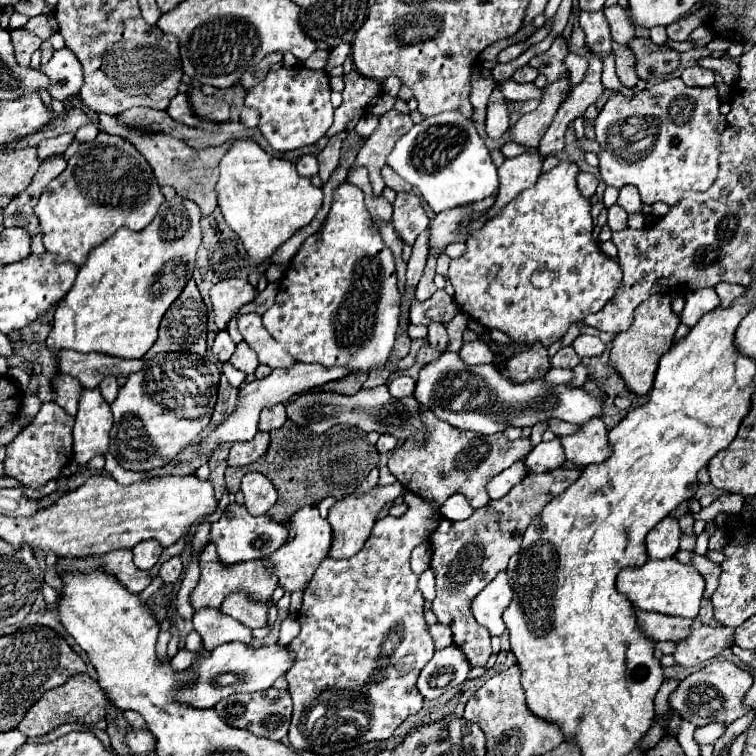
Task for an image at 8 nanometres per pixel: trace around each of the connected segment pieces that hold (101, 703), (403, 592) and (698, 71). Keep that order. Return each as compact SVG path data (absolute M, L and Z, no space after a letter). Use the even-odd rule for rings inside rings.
M76 675L70 677L64 685L48 691L42 695L42 699L26 713L24 721L20 723L20 731L26 737L40 737L46 735L50 731L54 731L56 727L64 725L64 723L82 723L82 725L94 725L100 719L108 719L108 707L110 701L106 697L106 693L102 691L102 687L98 685L98 681L90 679L88 675Z
M411 491L405 492L404 500L408 511L402 517L388 515L376 521L372 537L354 557L324 559L304 589L304 603L298 615L302 631L288 645L296 653L296 661L286 673L294 701L288 739L298 751L342 753L366 741L390 739L406 717L422 709L416 677L432 659L434 641L424 621L424 597L418 589L418 575L410 569L410 553L416 545L428 541L442 515Z
M694 65L682 73L682 81L688 87L712 87L714 85L714 71L704 69L700 65Z

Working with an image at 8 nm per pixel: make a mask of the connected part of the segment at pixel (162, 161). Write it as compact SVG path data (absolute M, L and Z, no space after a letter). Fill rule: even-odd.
M100 115L98 117L98 125L100 131L110 133L110 135L118 135L128 139L132 145L136 145L136 149L144 155L144 159L150 163L150 167L154 169L154 175L158 179L160 185L172 185L176 189L176 193L184 199L194 201L200 211L202 217L208 217L214 209L216 209L216 165L220 161L220 157L228 151L228 143L222 143L218 147L208 147L208 149L192 149L188 147L184 141L176 139L176 137L168 137L166 133L136 133L136 129L128 129L128 125L124 125L122 121L118 121L118 117L112 115Z

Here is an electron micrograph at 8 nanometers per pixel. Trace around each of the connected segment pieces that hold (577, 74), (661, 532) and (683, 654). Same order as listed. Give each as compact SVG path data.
M570 53L570 55L564 59L564 63L568 65L570 79L572 79L572 87L574 87L574 85L578 85L578 83L584 79L584 75L586 75L588 59L586 59L586 57L582 57L582 55L574 55L574 53Z
M674 517L662 519L646 537L646 553L650 559L668 559L678 551L682 531Z
M696 617L690 637L678 643L678 649L674 653L676 663L682 667L694 667L718 657L724 649L730 649L734 645L732 631L732 627L702 625Z

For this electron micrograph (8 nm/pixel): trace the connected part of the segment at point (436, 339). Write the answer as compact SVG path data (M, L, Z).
M432 323L428 327L428 343L432 345L432 349L436 349L438 353L448 351L448 333L446 327L442 323Z

